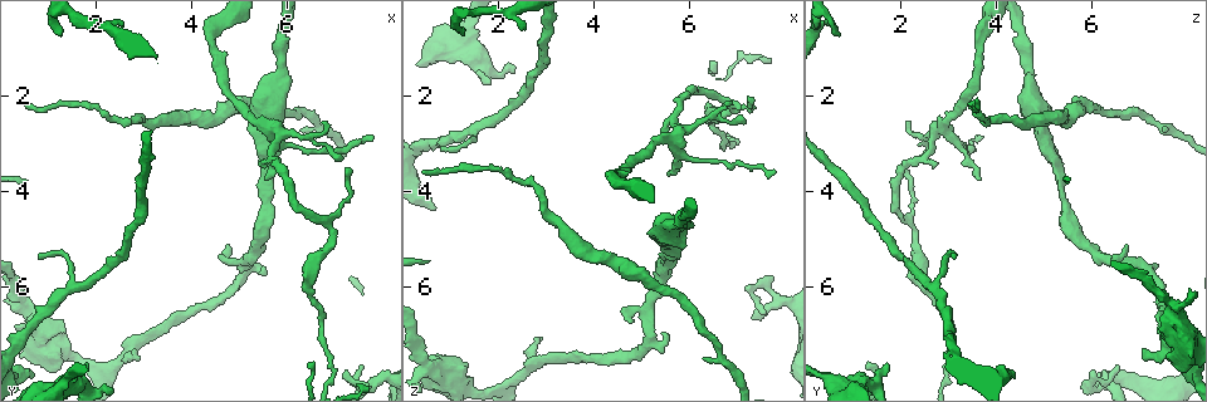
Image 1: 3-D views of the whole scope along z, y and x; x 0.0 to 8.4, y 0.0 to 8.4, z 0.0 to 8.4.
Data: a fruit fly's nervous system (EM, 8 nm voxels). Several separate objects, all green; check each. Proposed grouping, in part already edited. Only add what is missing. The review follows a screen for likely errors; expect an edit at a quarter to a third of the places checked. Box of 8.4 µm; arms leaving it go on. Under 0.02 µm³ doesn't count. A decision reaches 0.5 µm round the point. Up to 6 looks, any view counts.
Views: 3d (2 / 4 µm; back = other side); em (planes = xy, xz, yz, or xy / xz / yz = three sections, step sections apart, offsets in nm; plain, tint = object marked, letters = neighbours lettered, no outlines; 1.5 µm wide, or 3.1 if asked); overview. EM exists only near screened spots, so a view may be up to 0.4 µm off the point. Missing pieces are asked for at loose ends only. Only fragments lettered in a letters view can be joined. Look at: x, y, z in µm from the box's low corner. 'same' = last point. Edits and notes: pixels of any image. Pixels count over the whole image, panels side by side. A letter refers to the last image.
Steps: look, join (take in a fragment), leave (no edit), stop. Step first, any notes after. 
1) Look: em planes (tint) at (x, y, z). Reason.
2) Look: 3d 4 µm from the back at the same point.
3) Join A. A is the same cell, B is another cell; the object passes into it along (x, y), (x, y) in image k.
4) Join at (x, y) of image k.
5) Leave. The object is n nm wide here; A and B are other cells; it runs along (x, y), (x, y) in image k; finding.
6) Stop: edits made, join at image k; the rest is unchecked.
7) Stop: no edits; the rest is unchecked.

Look: em planes (plain) at (5.45, 5.65, 6.95). Free end.

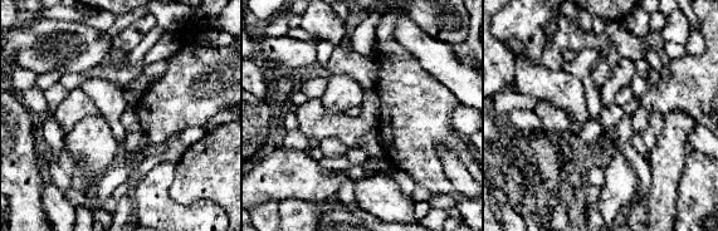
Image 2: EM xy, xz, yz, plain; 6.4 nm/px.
Look: em planes (letters) at the same point. What lies round it.

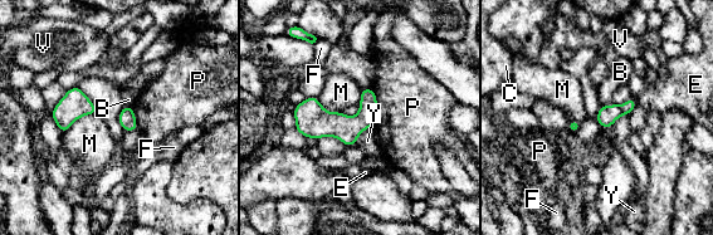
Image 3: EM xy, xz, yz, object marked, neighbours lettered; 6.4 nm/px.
Leave. The longest contact is with M, 280 nm; B, C, E, F, M, P, V and Y are other cells; a border runs along (98, 112), (81, 116), (62, 135) in image 3; none of them fits.

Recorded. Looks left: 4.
Look: em planes (tint) at (1.85, 7.60, 1.70). Branch stops here.

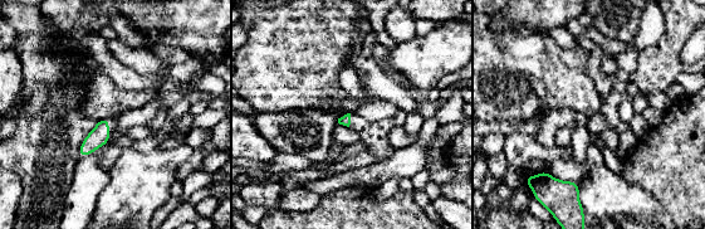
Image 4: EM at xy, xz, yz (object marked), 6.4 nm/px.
Look: em planes (letters) at the same point. See the neighbours.

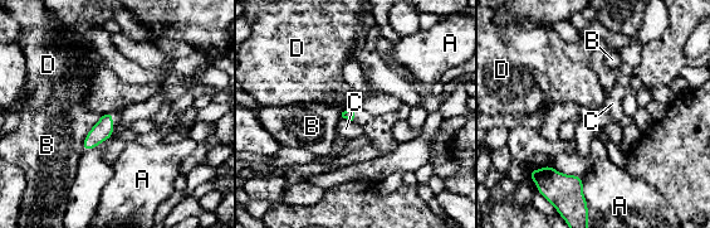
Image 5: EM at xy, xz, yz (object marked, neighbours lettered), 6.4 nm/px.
Leave. A, B, C and D are other cells; a border runs along (112, 111), (101, 115) in image 5; none of them fits.

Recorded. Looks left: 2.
Stop: no edits; the rest is unchecked.

